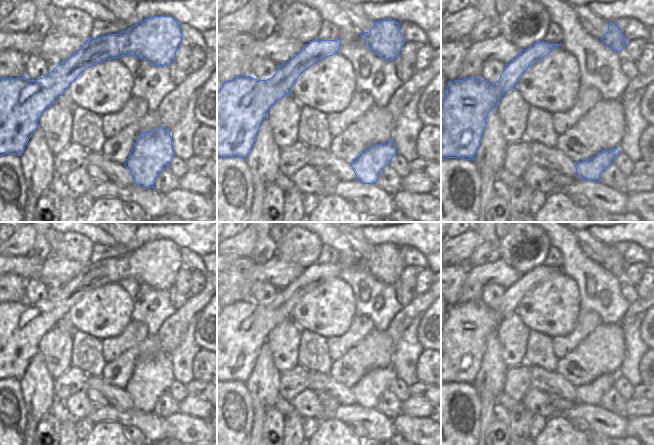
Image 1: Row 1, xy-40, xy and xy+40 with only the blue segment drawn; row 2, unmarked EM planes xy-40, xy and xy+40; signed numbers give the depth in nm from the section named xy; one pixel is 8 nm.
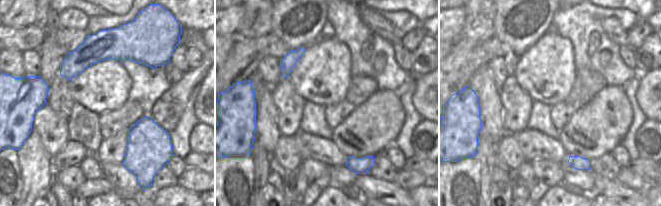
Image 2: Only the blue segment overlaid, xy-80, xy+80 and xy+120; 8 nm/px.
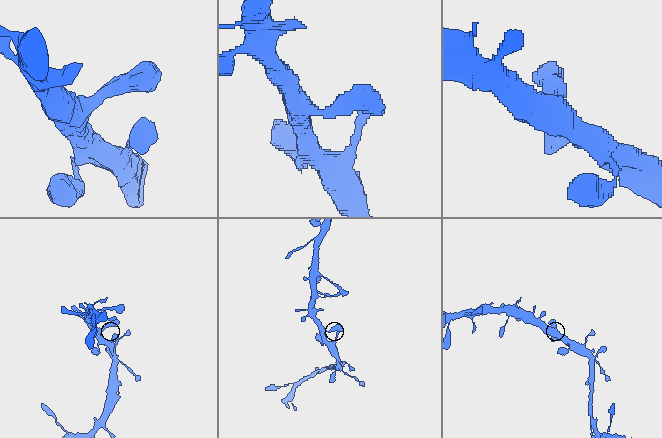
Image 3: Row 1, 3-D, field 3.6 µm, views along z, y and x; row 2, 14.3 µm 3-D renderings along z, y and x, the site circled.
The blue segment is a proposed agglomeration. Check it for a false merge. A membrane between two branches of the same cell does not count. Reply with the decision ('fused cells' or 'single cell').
single cell

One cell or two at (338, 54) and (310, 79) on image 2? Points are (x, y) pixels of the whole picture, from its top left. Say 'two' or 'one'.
one

